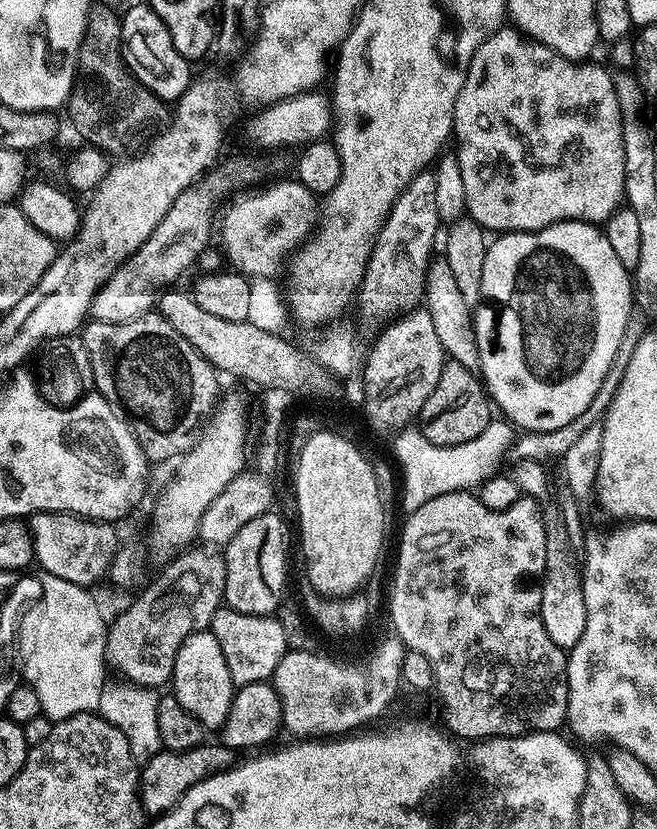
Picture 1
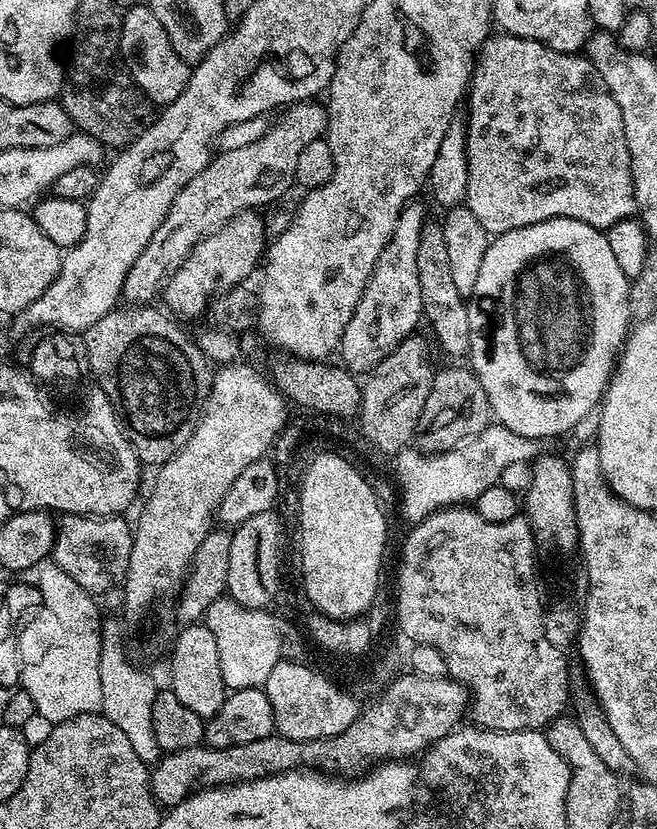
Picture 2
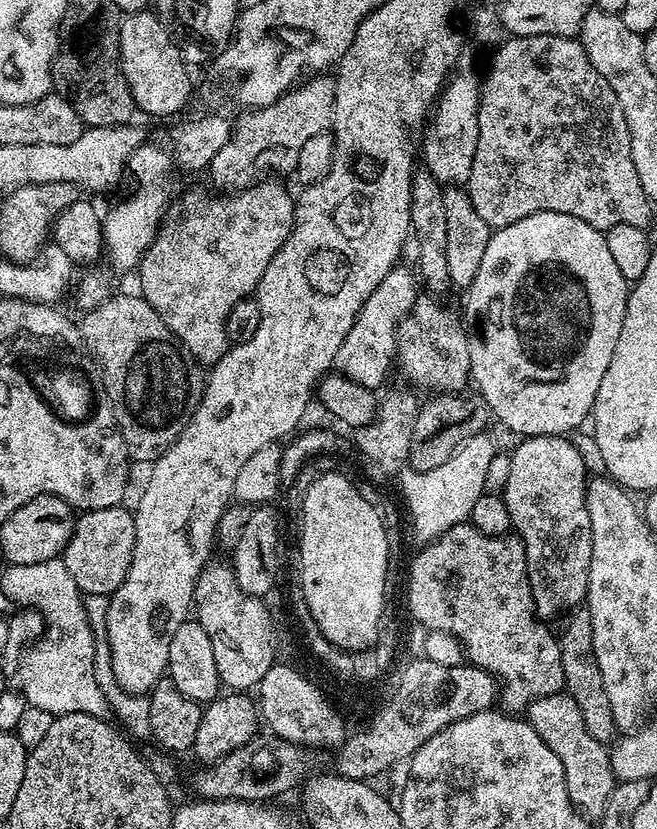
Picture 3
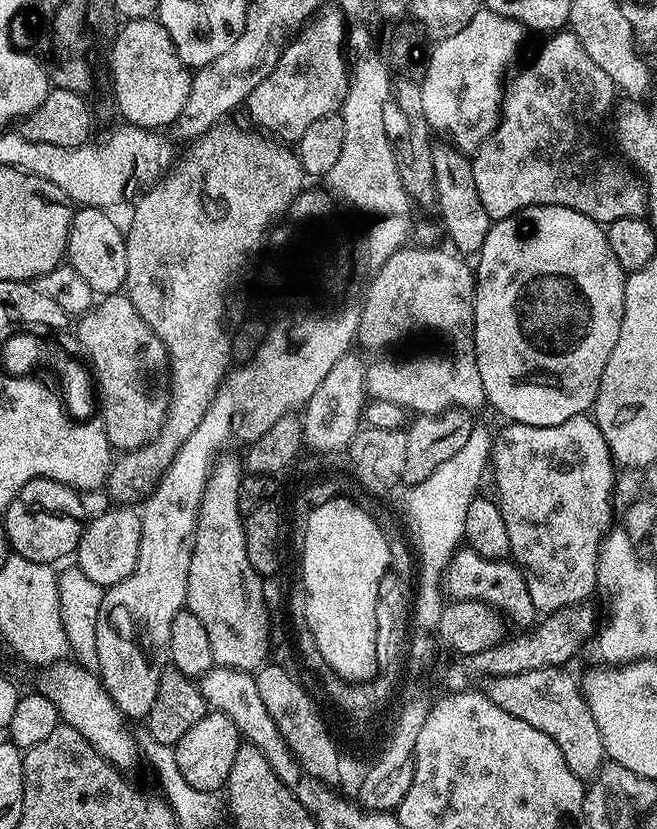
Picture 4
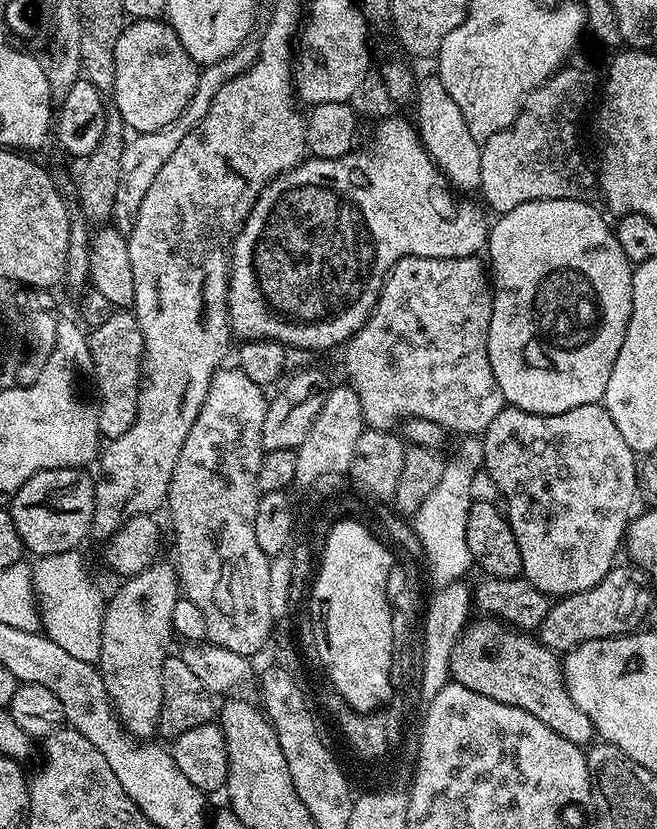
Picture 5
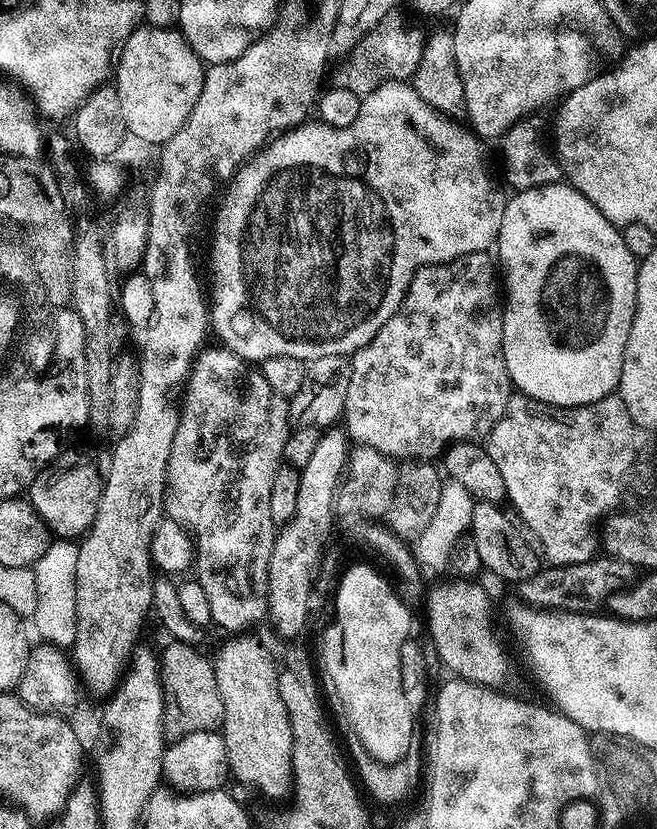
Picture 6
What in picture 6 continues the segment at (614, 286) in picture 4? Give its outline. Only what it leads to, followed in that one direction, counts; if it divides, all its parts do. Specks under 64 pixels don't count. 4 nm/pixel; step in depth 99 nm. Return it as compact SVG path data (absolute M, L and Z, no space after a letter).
M567 182L543 184L541 188L527 188L524 192L516 192L513 197L513 200L511 197L505 203L498 241L498 249L500 248L498 264L502 269L502 307L504 309L502 346L511 387L521 396L528 396L531 400L537 400L543 404L552 404L556 408L573 408L598 402L604 396L613 395L620 387L624 351L636 313L637 258L634 254L630 254L630 250L626 250L626 242L622 242L621 229L605 218L602 210L598 210L598 206L590 202L590 198L583 196L578 189Z

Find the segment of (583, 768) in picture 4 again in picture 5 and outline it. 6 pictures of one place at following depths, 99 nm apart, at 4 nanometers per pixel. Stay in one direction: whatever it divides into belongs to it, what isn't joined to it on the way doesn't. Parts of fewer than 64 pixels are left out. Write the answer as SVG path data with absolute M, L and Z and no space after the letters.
M472 622L467 625L466 634L457 638L450 654L451 679L474 690L474 694L482 694L486 698L494 698L494 702L534 714L538 722L546 722L554 734L562 734L562 738L570 742L591 745L594 740L592 723L582 710L578 710L574 698L570 698L557 653L527 631L502 622L495 626L496 636L492 636L492 628L488 624Z

